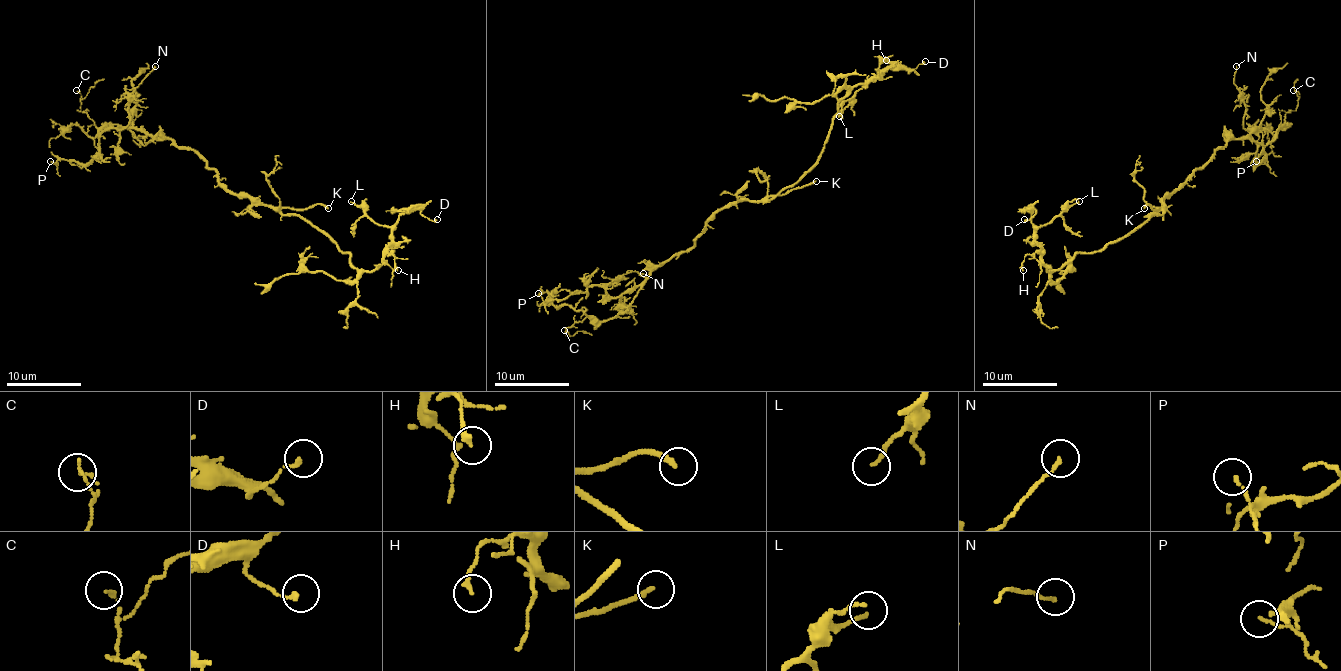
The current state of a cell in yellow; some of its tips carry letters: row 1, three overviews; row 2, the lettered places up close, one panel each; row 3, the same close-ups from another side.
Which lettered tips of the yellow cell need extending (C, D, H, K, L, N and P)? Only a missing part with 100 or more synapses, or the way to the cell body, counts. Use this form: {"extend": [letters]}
{"extend": ["K"]}

